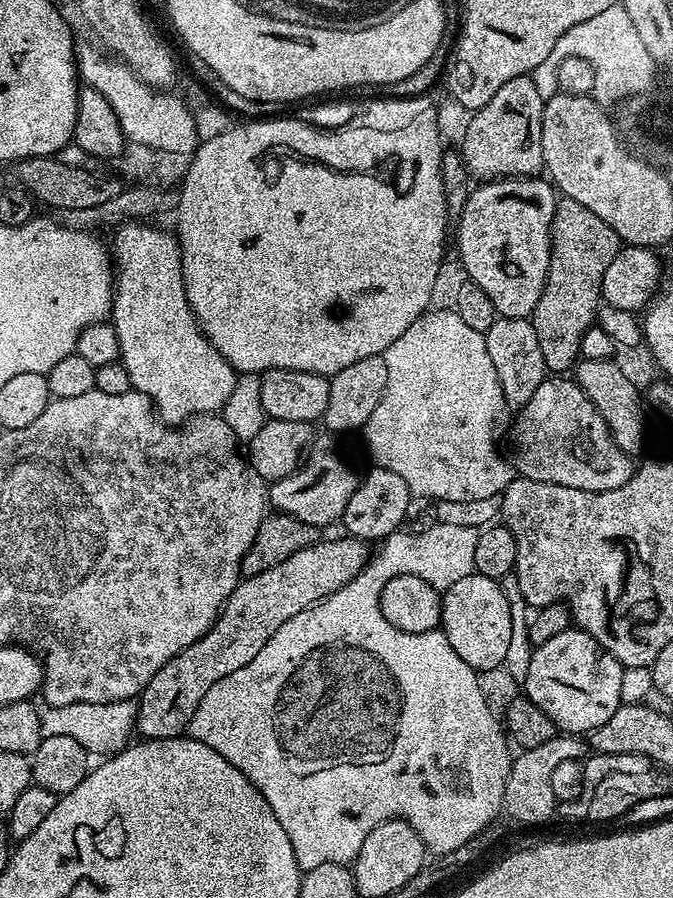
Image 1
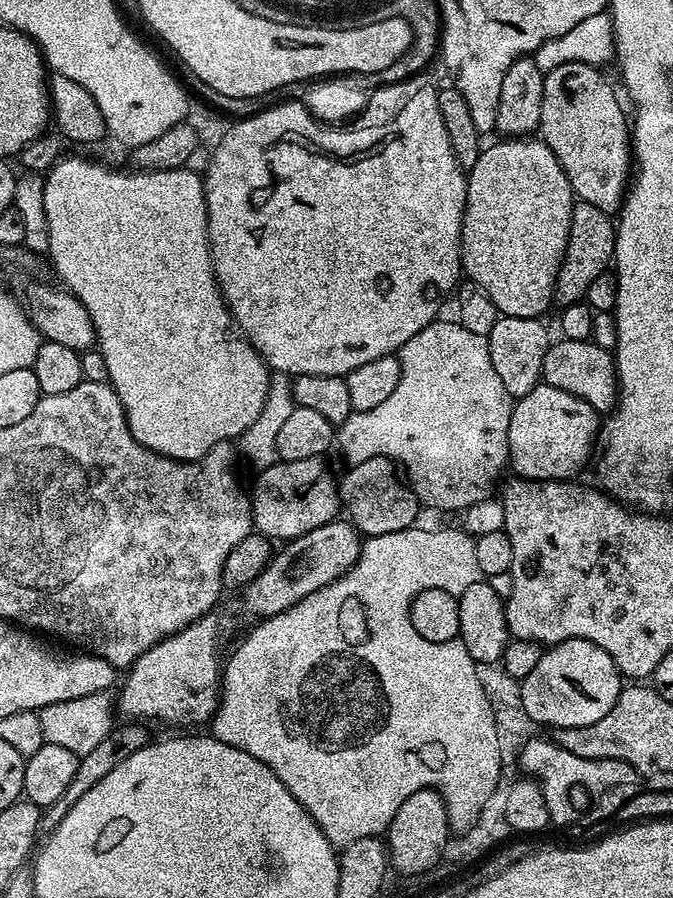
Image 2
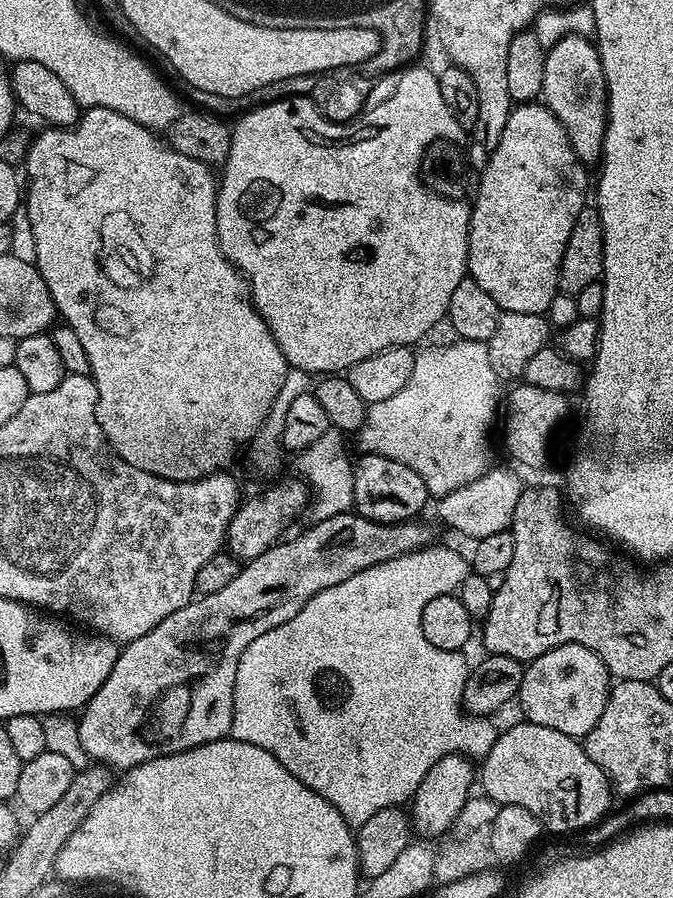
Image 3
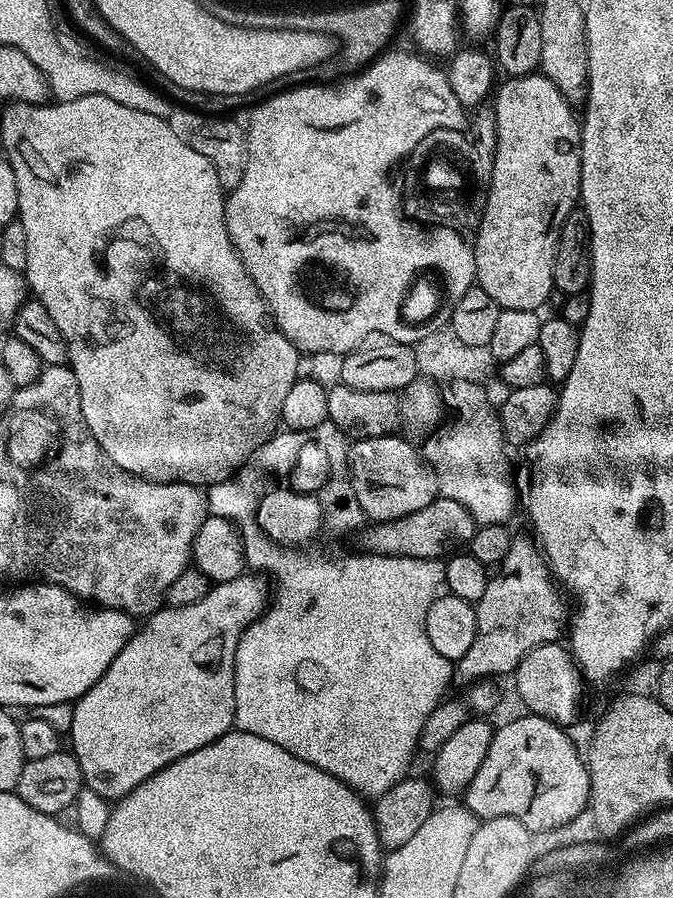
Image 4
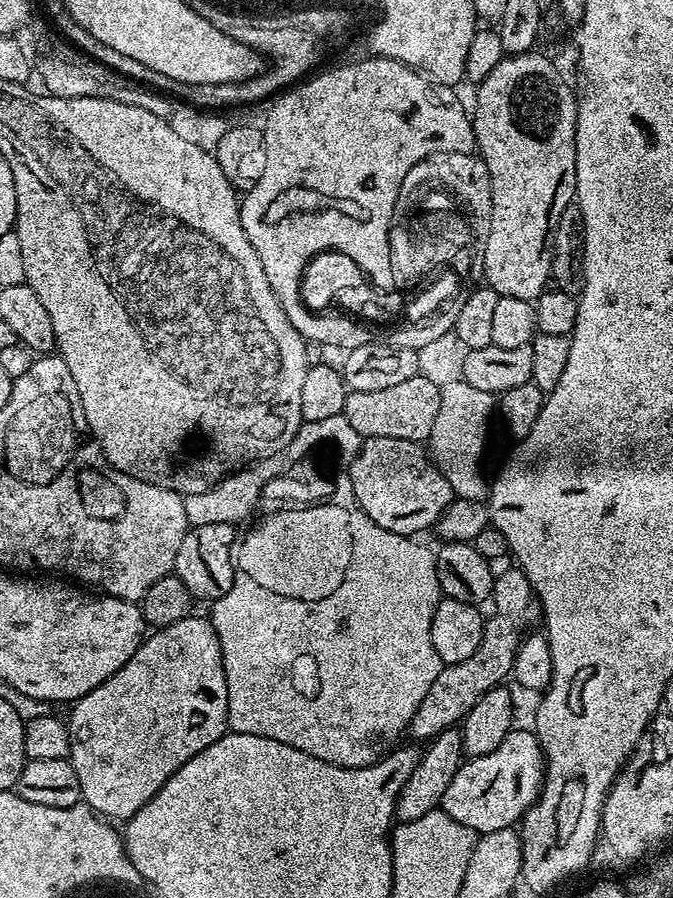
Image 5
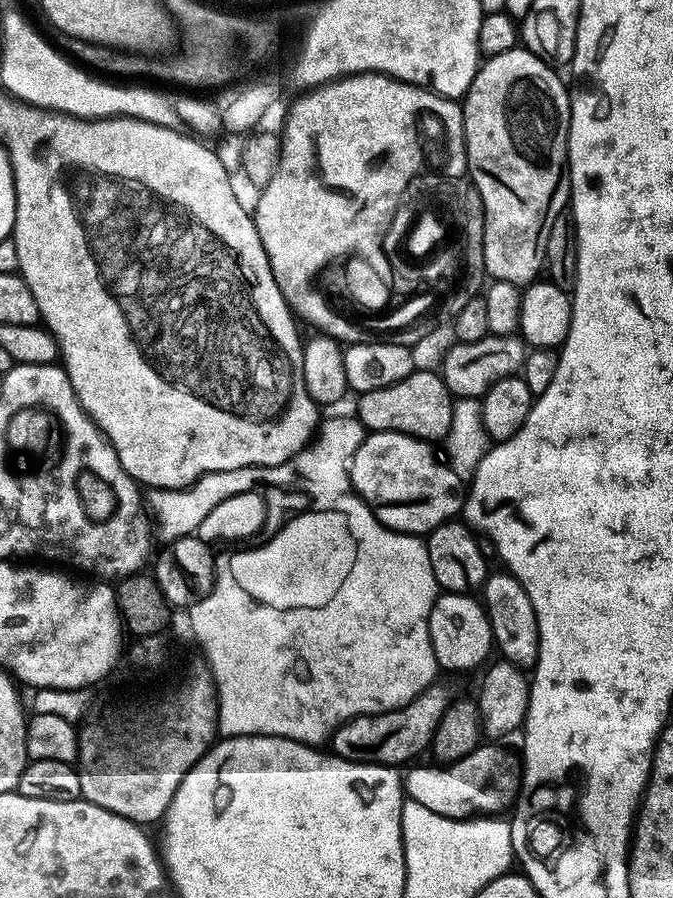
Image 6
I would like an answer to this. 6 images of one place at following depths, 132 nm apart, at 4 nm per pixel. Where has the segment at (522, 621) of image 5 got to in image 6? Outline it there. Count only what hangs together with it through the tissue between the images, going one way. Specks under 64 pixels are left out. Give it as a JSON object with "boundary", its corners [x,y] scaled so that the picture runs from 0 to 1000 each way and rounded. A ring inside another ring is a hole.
{"boundary":[[[643,764],[596,788],[559,793],[553,797],[527,797],[493,816],[492,836],[511,846],[525,846],[533,851],[605,852],[618,846],[615,844],[623,837],[637,836],[645,813],[667,783],[667,776],[660,776],[658,768],[652,764]]]}

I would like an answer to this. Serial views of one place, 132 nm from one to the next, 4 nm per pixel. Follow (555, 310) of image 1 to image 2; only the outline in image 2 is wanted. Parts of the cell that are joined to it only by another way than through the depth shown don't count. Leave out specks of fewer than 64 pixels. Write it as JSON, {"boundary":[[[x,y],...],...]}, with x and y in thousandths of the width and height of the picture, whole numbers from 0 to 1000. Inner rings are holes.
{"boundary":[[[856,225],[850,228],[847,265],[838,280],[838,291],[832,293],[826,311],[826,330],[834,340],[866,335],[877,323],[877,314],[889,305],[905,302],[915,283],[915,249],[902,236],[889,229]]]}

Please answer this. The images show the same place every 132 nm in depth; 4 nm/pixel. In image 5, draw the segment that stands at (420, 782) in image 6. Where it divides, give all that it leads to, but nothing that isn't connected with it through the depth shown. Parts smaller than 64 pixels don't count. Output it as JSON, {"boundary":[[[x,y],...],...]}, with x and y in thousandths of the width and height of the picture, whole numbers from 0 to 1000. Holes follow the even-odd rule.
{"boundary":[[[767,811],[746,822],[740,835],[691,845],[658,884],[655,903],[704,929],[762,921],[785,903],[808,874],[808,834],[795,814]]]}

